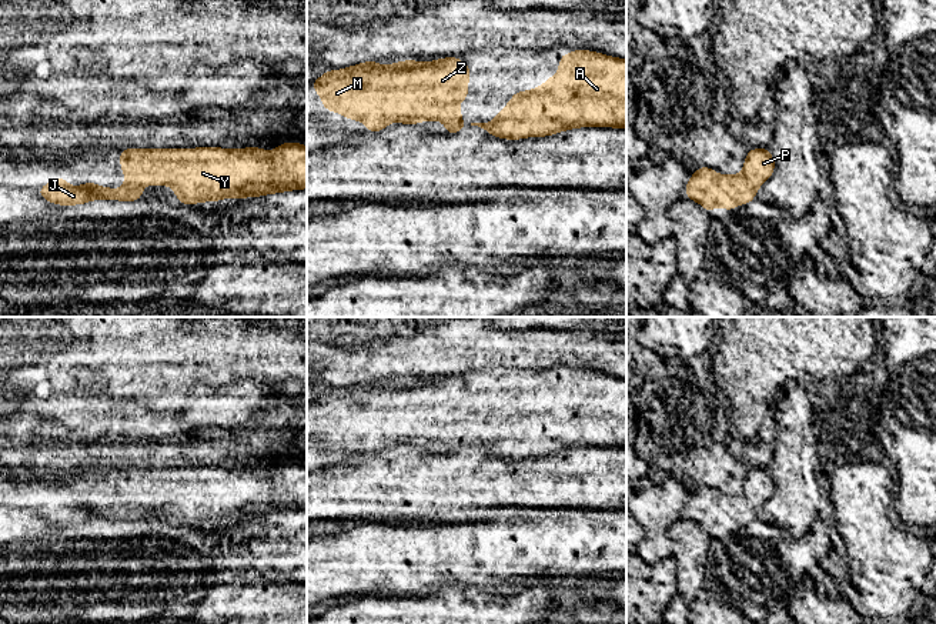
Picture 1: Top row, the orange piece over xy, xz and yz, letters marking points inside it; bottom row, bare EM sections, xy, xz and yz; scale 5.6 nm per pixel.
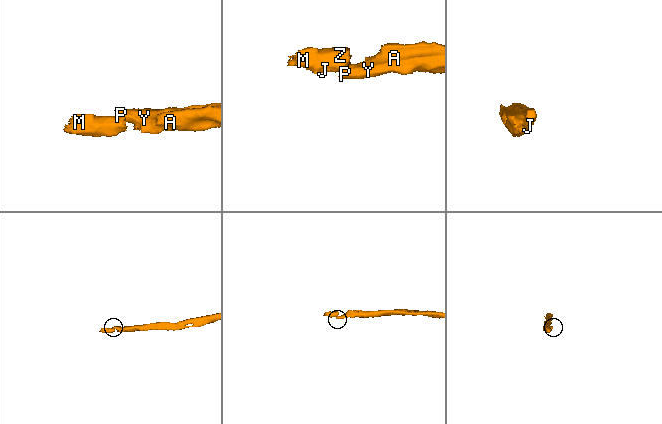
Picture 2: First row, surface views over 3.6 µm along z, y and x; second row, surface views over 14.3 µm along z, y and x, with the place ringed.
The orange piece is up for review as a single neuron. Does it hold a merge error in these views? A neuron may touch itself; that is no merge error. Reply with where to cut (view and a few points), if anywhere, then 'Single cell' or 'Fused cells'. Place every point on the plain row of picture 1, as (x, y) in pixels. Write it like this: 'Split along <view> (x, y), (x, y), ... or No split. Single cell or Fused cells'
No split. Single cell

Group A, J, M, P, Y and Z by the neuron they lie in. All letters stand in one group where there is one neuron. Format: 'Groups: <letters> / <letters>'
Groups: A J M P Y Z

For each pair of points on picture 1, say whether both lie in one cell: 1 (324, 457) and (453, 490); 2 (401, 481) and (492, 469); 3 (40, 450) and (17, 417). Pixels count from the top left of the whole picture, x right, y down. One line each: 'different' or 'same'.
1: different
2: same
3: different

